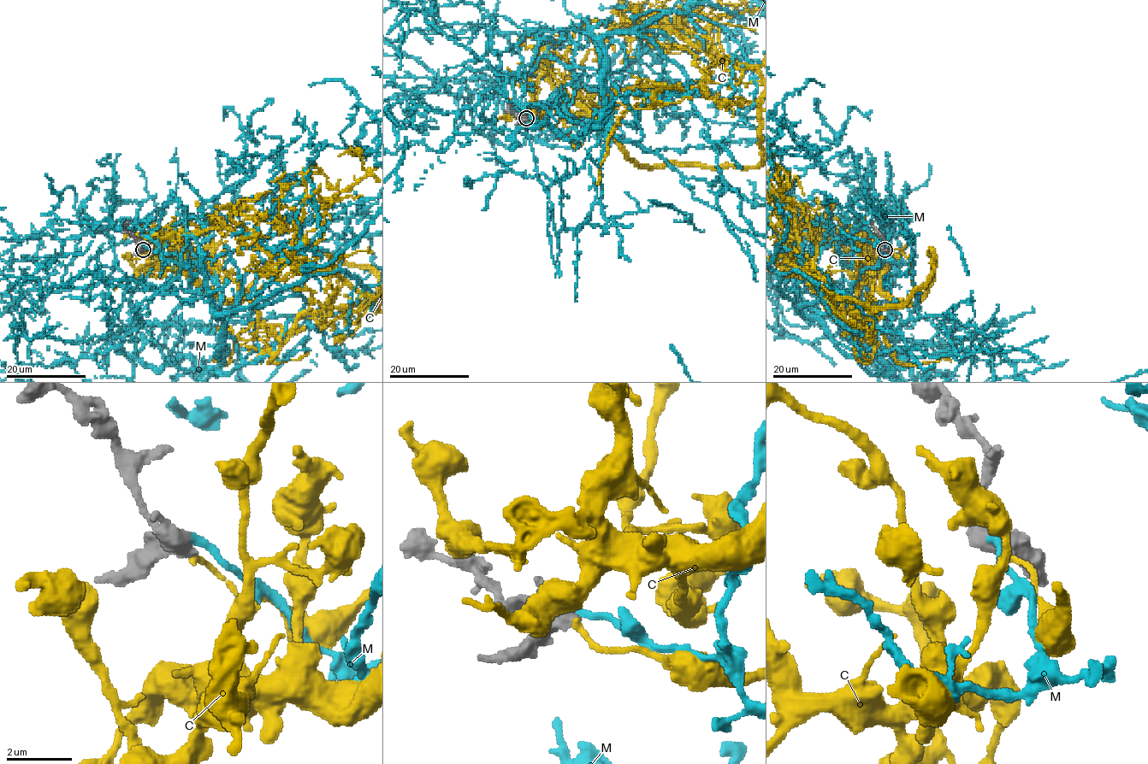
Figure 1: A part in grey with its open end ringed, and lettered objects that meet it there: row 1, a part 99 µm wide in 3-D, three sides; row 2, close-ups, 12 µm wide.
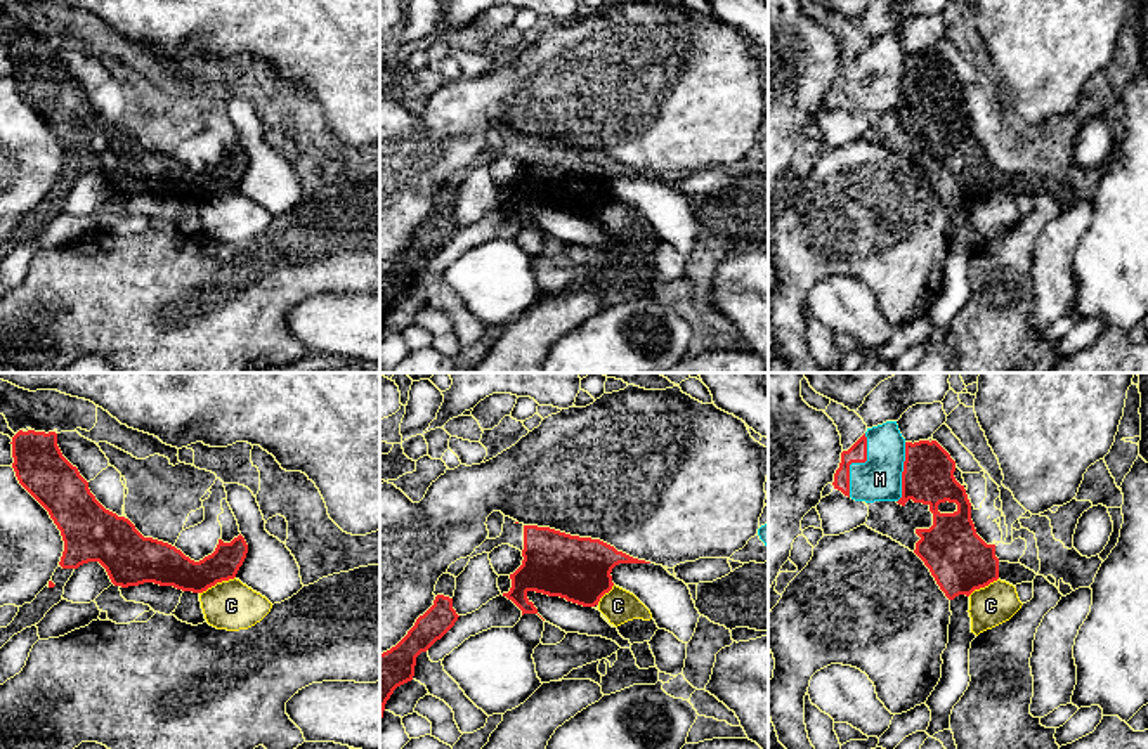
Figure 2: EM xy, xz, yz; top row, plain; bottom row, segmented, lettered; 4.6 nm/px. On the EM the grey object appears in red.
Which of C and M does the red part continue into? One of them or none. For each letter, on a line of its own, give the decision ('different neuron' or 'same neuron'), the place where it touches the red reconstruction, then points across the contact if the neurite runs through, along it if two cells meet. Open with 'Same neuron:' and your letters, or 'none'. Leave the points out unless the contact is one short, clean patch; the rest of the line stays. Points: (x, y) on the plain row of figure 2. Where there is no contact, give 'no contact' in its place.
Same neuron: M
C: different neuron; contact xy (217, 193); border xy (234, 188), (217, 193), (200, 205)
M: same neuron; contact yz (855, 73)

